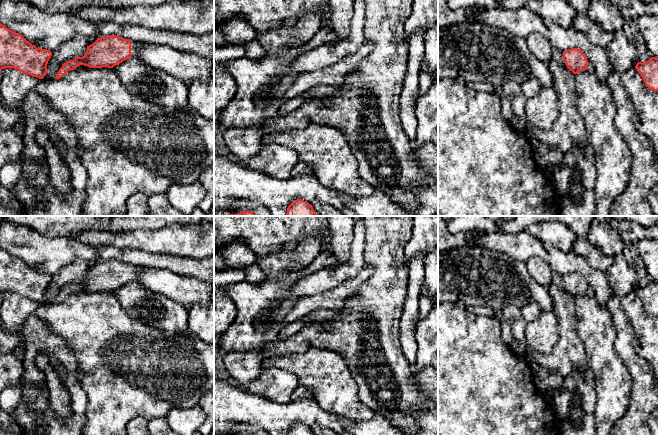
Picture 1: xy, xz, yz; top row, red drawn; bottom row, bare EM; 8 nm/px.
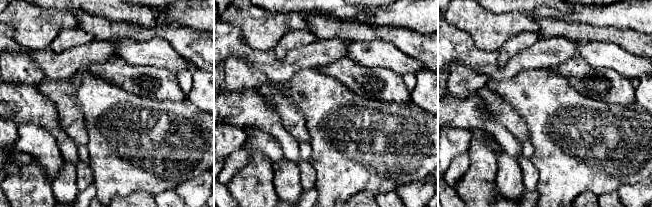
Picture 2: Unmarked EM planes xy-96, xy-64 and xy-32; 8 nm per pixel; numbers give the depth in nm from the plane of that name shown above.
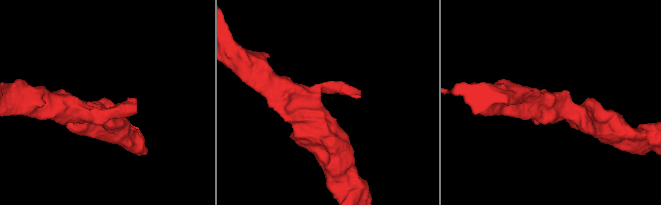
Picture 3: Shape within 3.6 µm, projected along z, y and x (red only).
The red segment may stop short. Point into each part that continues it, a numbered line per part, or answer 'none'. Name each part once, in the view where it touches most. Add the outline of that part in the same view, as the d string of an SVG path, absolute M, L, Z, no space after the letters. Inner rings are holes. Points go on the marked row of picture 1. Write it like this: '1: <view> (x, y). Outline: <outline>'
1: xy (135, 45). Outline: M131 41L131 57L135 57L137 55L137 49L142 46L142 43Z

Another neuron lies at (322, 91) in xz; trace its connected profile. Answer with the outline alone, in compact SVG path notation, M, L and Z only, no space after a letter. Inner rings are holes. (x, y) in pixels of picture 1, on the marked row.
M319 85L311 88L307 95L306 101L315 99L320 100L321 98L326 98L333 96L340 89L340 86L331 86L331 85Z

